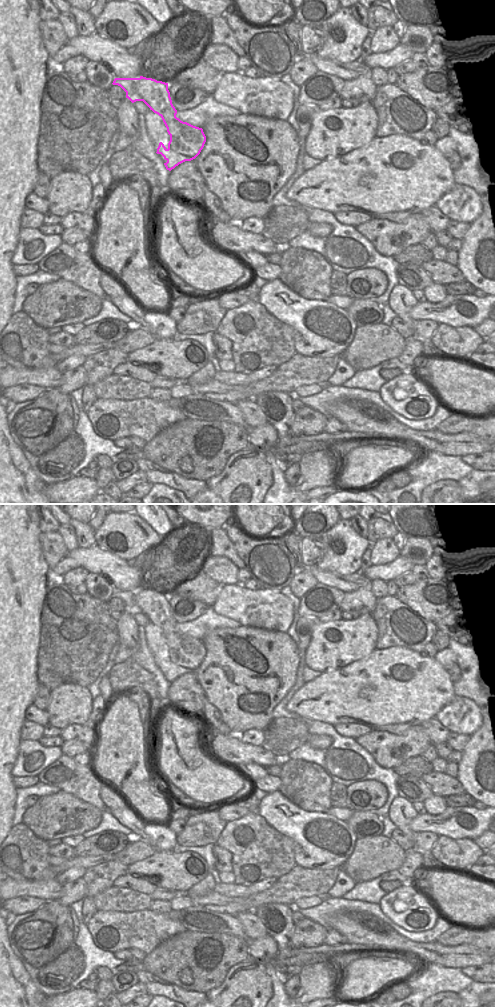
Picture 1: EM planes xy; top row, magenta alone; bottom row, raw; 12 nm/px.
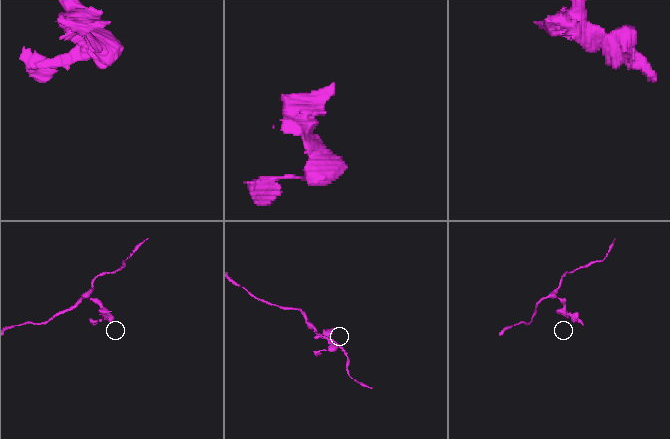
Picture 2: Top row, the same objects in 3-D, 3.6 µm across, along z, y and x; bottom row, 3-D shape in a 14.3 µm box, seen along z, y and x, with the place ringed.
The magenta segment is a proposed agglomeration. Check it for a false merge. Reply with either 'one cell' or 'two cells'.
two cells

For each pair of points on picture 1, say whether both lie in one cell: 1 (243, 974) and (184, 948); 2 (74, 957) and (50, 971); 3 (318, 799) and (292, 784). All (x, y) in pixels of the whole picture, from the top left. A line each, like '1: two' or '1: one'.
1: two
2: one
3: one

